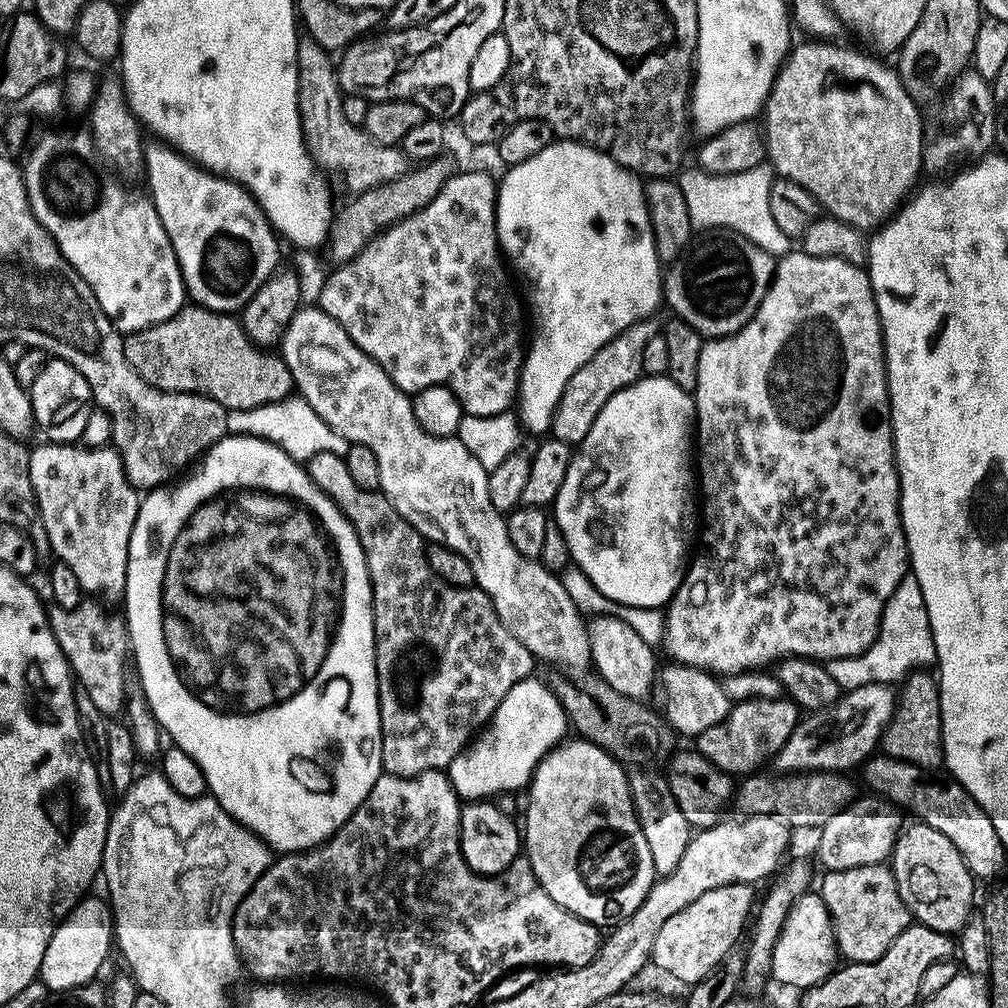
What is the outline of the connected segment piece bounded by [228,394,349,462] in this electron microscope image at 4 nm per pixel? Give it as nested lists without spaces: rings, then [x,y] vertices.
[[[293,394],[285,400],[279,400],[273,404],[263,404],[250,410],[229,411],[228,432],[234,436],[257,436],[276,444],[288,456],[301,462],[307,462],[314,454],[329,452],[343,456],[346,454],[349,442],[342,438],[318,414],[314,414],[311,406],[304,401],[303,396]]]

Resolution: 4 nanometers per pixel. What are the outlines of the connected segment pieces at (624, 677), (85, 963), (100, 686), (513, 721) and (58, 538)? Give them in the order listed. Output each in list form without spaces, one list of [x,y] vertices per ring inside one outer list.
[[[611,614],[593,615],[587,621],[588,649],[592,655],[591,667],[595,675],[601,676],[618,694],[626,694],[635,700],[644,700],[647,692],[654,688],[658,675],[658,663],[653,645],[642,642],[642,638],[631,626],[626,626],[622,618]]]
[[[81,899],[72,911],[60,921],[50,938],[50,946],[46,946],[46,954],[42,954],[42,966],[38,977],[39,983],[43,984],[49,993],[65,992],[71,988],[77,988],[83,984],[91,984],[97,979],[100,967],[108,956],[108,951],[114,948],[114,925],[112,922],[112,910],[107,899],[88,900]]]
[[[88,598],[74,610],[57,608],[47,609],[48,625],[68,660],[73,677],[85,688],[92,702],[101,714],[116,718],[125,711],[128,703],[128,672],[130,676],[130,645],[128,643],[128,626],[123,615],[108,616],[103,603]]]
[[[536,679],[515,684],[479,735],[448,763],[446,775],[461,801],[484,802],[499,792],[527,789],[540,759],[565,739],[568,716],[551,687]]]
[[[43,442],[29,451],[30,482],[46,526],[51,555],[70,566],[78,586],[92,598],[119,601],[128,577],[128,547],[141,497],[126,478],[115,448],[79,448],[79,443]]]

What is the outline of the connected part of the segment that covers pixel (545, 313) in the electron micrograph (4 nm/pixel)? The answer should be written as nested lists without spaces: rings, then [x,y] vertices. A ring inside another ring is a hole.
[[[560,138],[550,146],[546,146],[542,154],[534,154],[534,158],[526,158],[526,162],[511,165],[505,172],[508,173],[505,174],[504,181],[502,179],[499,181],[496,193],[496,233],[500,239],[503,255],[509,261],[516,260],[517,270],[532,283],[532,316],[536,319],[536,333],[533,336],[531,333],[530,343],[524,354],[524,365],[520,367],[518,419],[525,433],[547,433],[552,427],[552,415],[562,398],[562,390],[566,390],[566,382],[570,382],[572,375],[582,366],[586,366],[586,362],[590,362],[590,358],[594,358],[594,354],[598,354],[598,350],[602,350],[606,342],[622,334],[622,330],[634,326],[640,320],[657,315],[656,307],[662,304],[662,265],[654,246],[654,234],[650,226],[650,214],[646,206],[641,177],[622,167],[618,162],[614,162],[614,158],[610,158],[605,152],[600,152],[588,144],[579,144],[577,140]]]

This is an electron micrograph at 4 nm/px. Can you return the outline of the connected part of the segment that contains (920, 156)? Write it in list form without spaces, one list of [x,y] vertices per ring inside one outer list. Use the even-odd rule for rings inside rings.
[[[808,42],[812,44],[800,44],[797,43],[795,47],[789,51],[788,58],[785,60],[782,67],[780,67],[780,72],[776,75],[776,81],[772,84],[772,93],[768,96],[768,101],[764,103],[764,107],[762,109],[762,117],[764,116],[764,120],[762,119],[762,131],[764,133],[764,147],[766,149],[766,160],[769,165],[774,169],[775,175],[777,177],[783,178],[785,180],[793,180],[794,182],[798,182],[798,186],[802,186],[806,190],[810,190],[810,194],[814,194],[814,198],[817,202],[819,202],[821,209],[827,215],[833,216],[834,218],[838,218],[842,222],[846,222],[847,224],[852,224],[855,228],[861,230],[875,230],[880,227],[881,224],[885,224],[887,220],[891,220],[893,216],[896,214],[896,209],[900,207],[901,204],[904,203],[905,200],[908,199],[909,196],[912,195],[914,189],[917,187],[918,181],[916,179],[919,176],[922,176],[922,165],[924,163],[924,121],[925,117],[920,116],[920,108],[921,105],[917,103],[917,101],[912,99],[912,95],[908,93],[906,90],[906,86],[900,80],[900,73],[897,71],[895,67],[887,68],[886,65],[883,64],[880,60],[875,60],[872,56],[867,56],[864,52],[859,52],[856,48],[843,48],[842,45],[836,44],[840,42]]]

